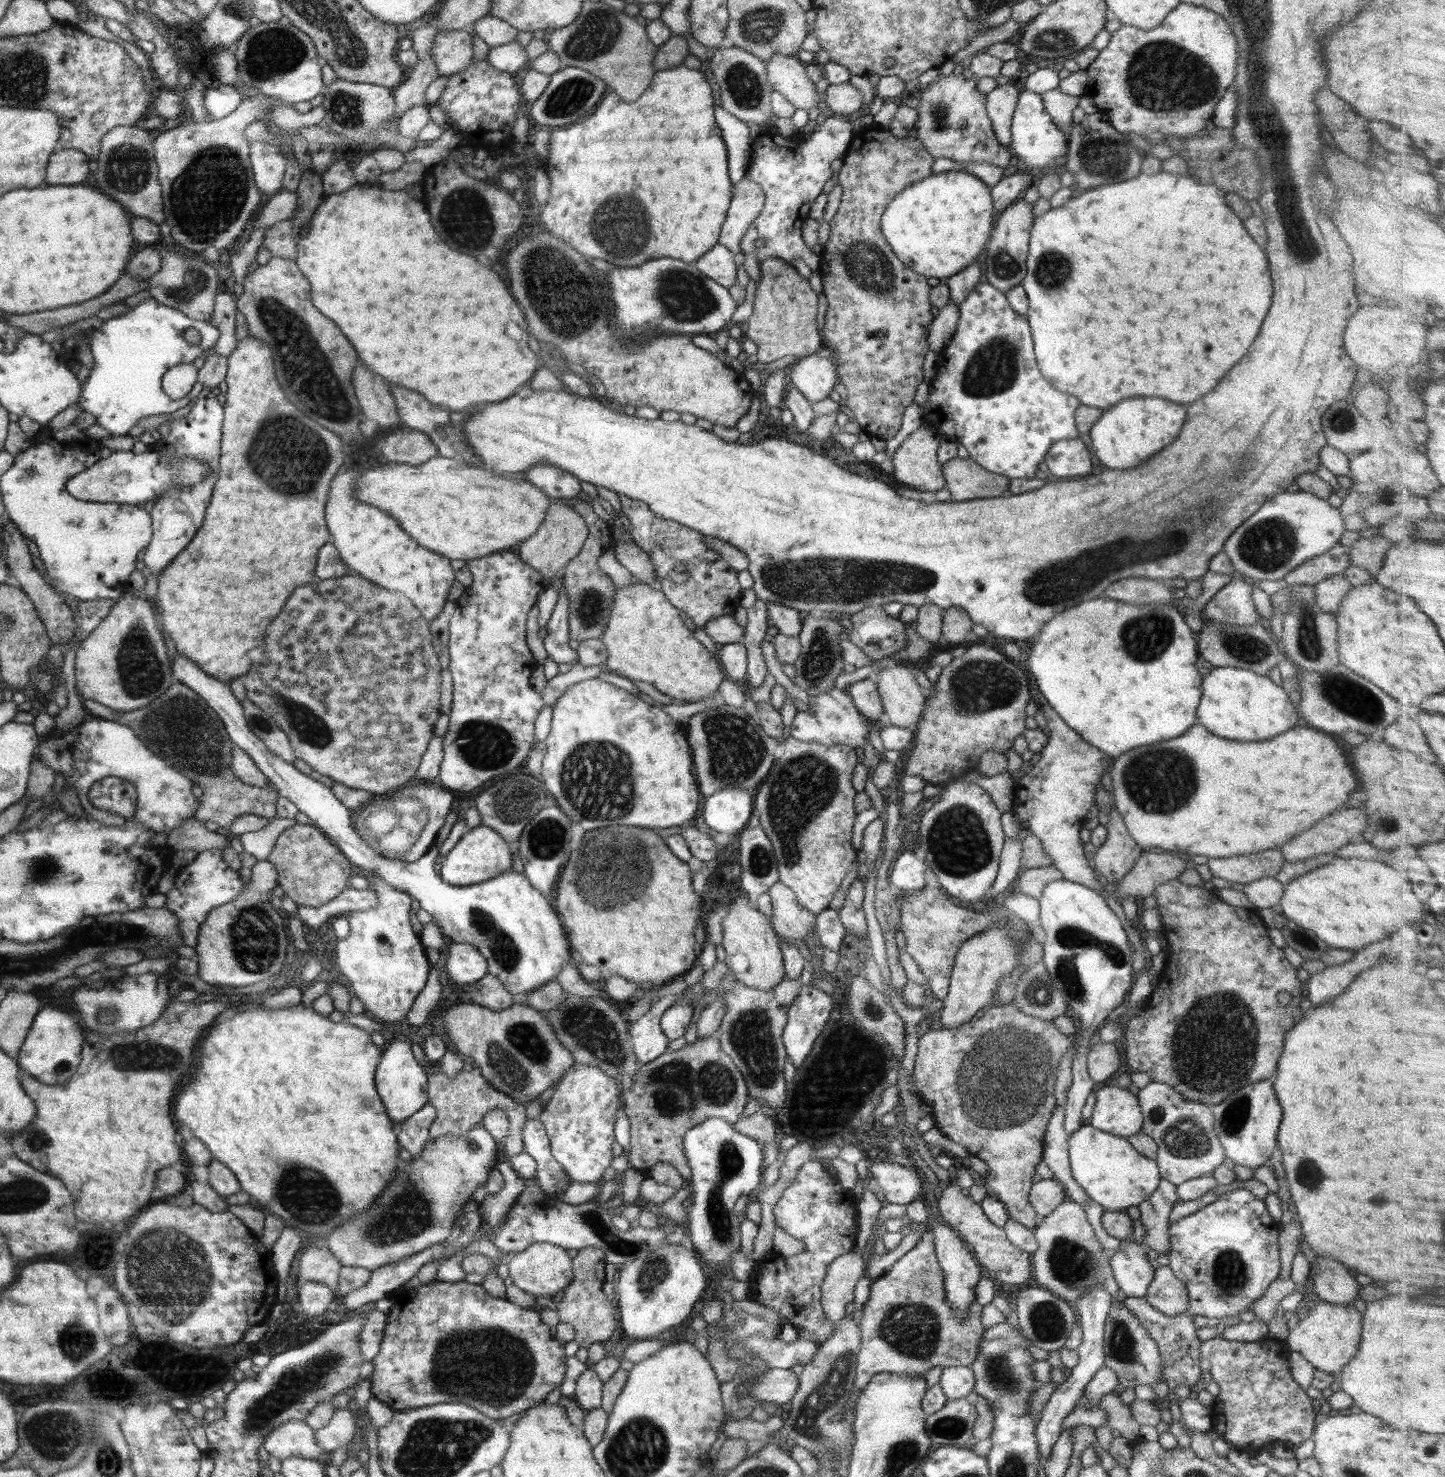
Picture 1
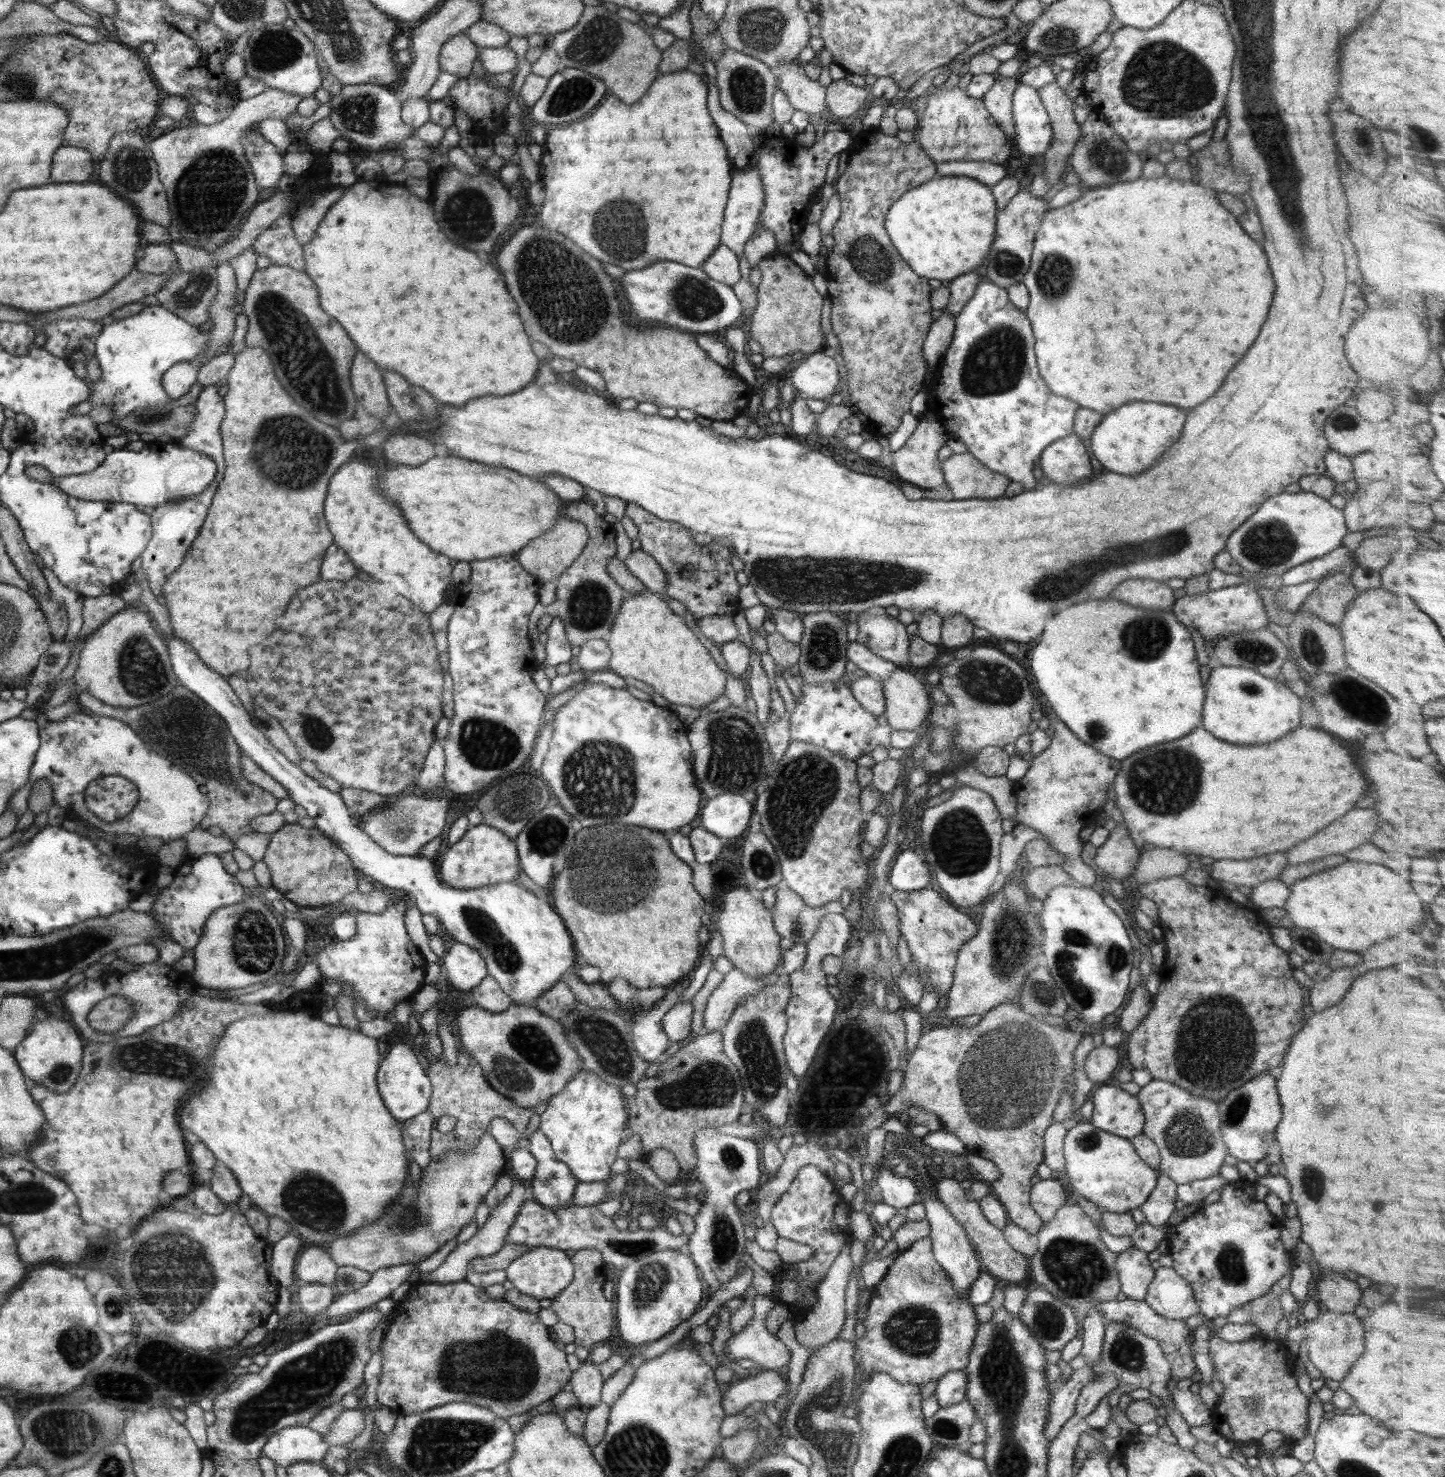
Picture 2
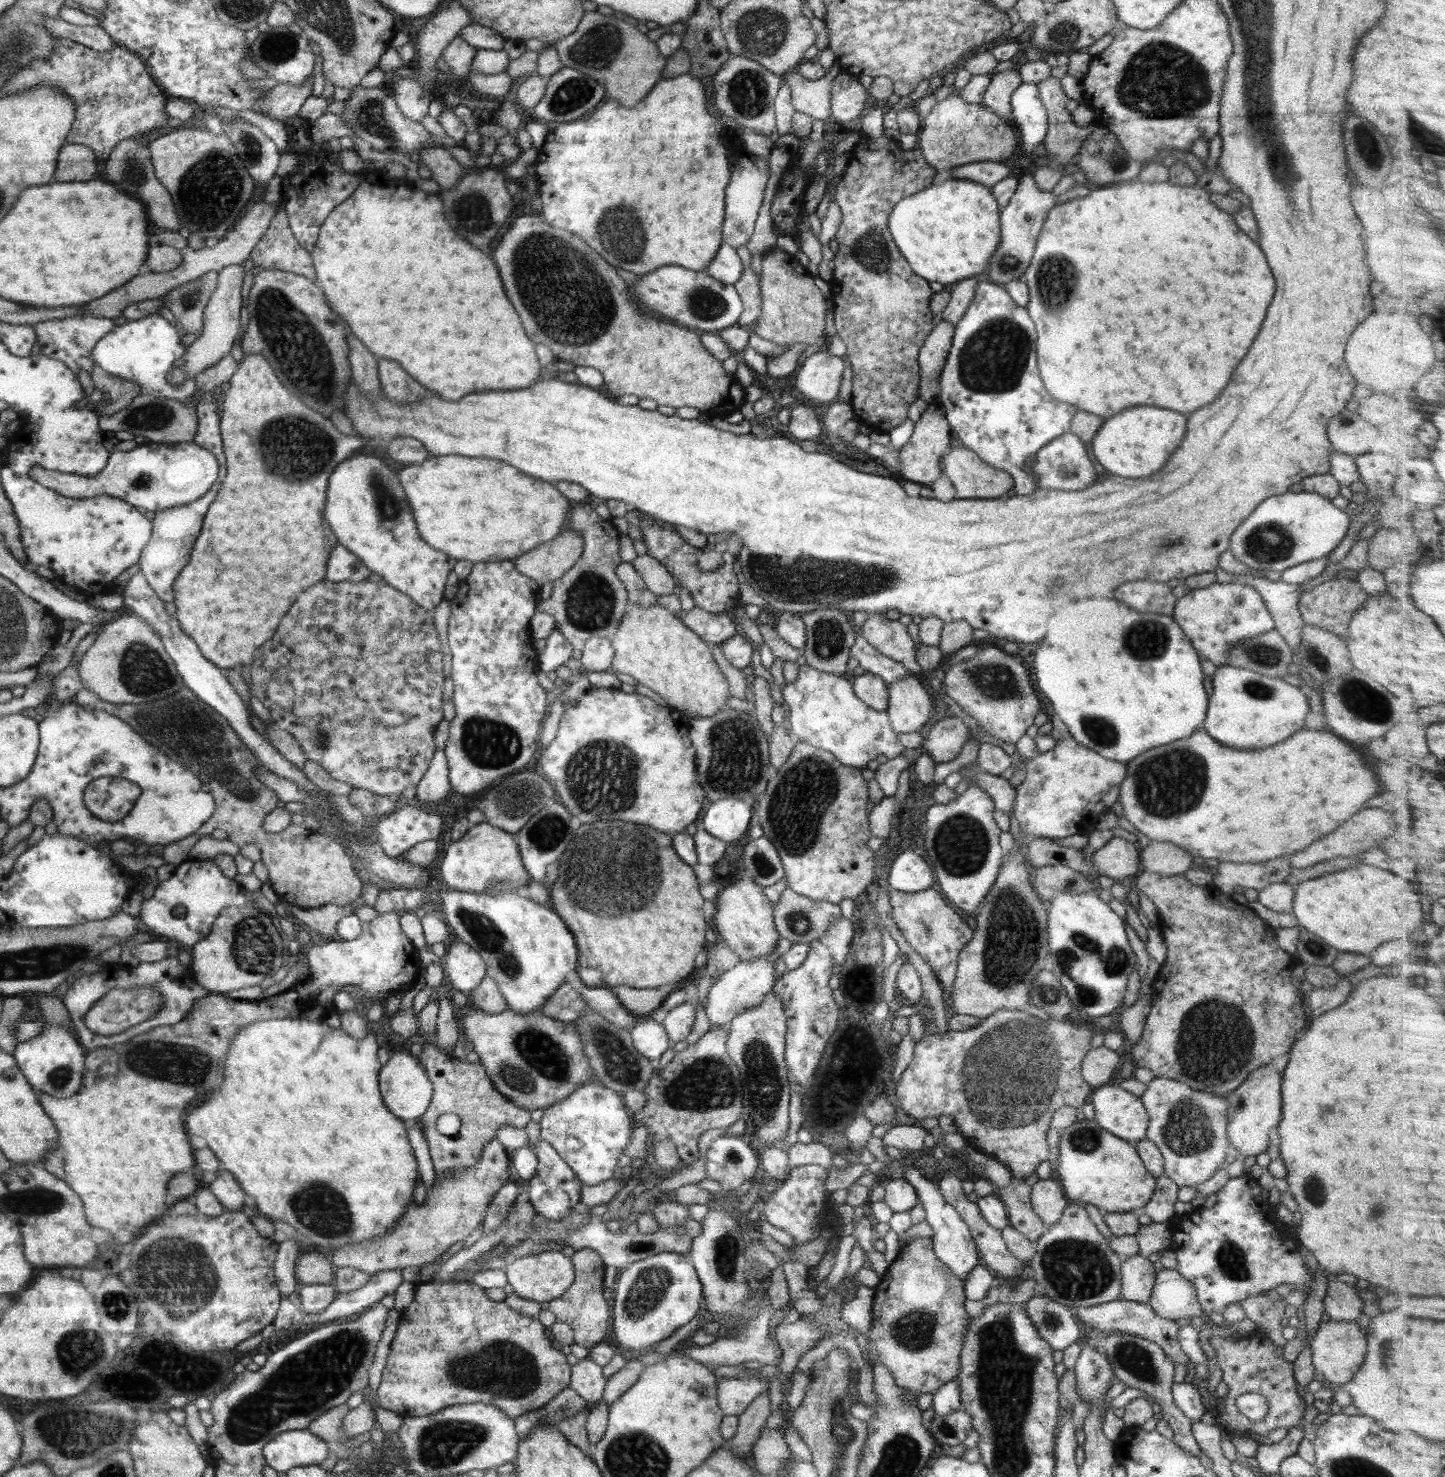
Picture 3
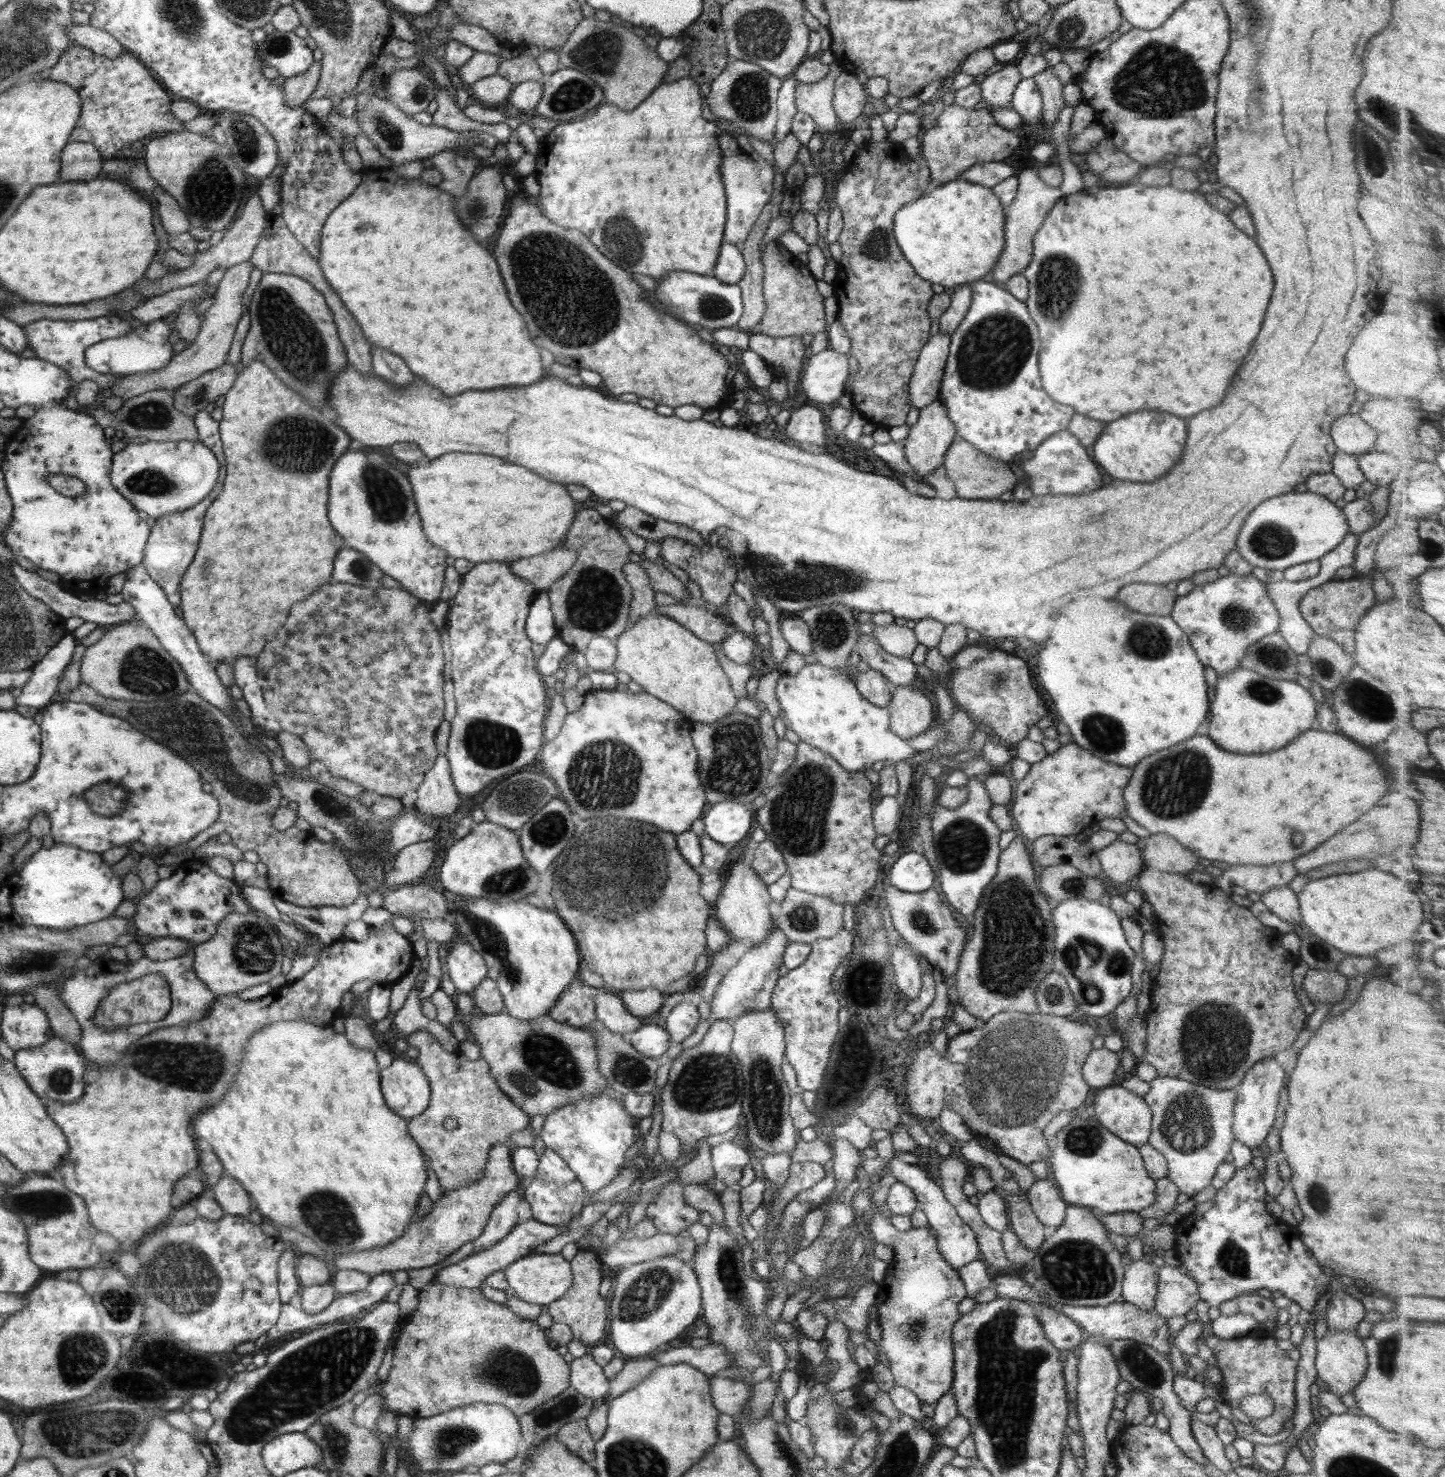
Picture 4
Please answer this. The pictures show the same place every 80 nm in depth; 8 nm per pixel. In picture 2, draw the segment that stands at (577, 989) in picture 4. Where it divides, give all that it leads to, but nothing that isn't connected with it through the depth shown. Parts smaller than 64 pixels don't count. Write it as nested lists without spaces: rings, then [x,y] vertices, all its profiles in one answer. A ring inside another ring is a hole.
[[[559,981],[552,986],[552,989],[540,995],[533,1006],[540,1010],[542,1014],[554,1020],[559,1020],[559,1018],[564,1018],[566,1014],[575,1009],[575,1002],[578,1001],[570,988],[564,982]]]

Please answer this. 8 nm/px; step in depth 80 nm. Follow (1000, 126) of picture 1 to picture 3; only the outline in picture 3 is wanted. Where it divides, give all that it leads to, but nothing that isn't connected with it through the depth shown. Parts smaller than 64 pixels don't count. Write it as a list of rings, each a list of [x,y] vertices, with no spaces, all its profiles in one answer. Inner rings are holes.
[[[1016,69],[993,74],[982,100],[988,109],[1001,116],[1012,128],[1014,119],[1012,119],[1011,97],[1021,82],[1020,73]]]

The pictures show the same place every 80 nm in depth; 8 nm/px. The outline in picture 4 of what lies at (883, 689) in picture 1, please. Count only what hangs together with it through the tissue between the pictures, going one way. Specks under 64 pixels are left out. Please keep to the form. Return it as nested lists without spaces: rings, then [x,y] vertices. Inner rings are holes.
[[[913,684],[896,685],[889,704],[891,729],[905,741],[922,734],[934,722],[932,704]]]

